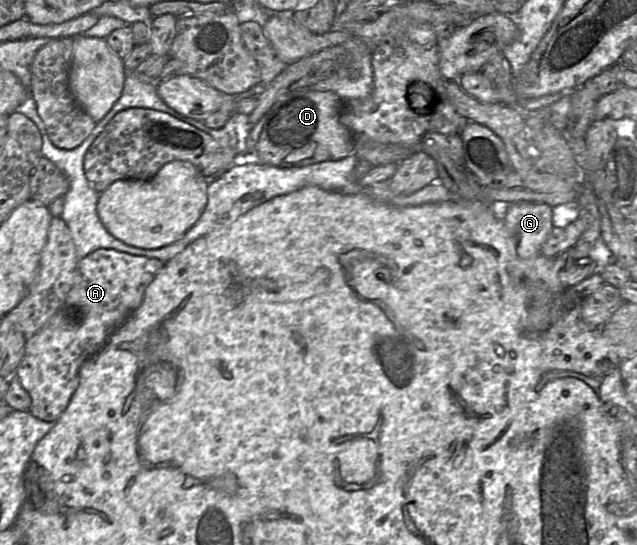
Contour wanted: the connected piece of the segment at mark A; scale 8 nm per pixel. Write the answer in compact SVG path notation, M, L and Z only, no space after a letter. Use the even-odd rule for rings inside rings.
M107 248L97 249L79 259L74 282L65 301L42 328L26 340L24 354L16 370L21 386L31 397L29 412L33 416L46 422L55 422L59 418L78 388L82 365L102 349L110 335L141 305L147 287L164 264L156 258Z

